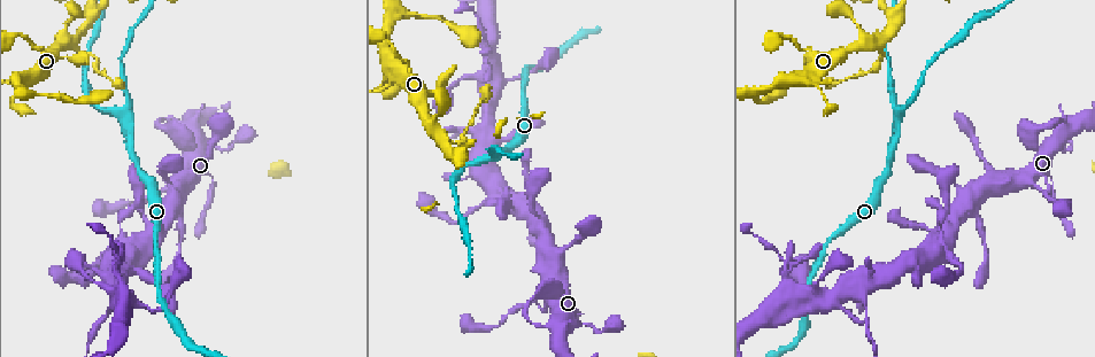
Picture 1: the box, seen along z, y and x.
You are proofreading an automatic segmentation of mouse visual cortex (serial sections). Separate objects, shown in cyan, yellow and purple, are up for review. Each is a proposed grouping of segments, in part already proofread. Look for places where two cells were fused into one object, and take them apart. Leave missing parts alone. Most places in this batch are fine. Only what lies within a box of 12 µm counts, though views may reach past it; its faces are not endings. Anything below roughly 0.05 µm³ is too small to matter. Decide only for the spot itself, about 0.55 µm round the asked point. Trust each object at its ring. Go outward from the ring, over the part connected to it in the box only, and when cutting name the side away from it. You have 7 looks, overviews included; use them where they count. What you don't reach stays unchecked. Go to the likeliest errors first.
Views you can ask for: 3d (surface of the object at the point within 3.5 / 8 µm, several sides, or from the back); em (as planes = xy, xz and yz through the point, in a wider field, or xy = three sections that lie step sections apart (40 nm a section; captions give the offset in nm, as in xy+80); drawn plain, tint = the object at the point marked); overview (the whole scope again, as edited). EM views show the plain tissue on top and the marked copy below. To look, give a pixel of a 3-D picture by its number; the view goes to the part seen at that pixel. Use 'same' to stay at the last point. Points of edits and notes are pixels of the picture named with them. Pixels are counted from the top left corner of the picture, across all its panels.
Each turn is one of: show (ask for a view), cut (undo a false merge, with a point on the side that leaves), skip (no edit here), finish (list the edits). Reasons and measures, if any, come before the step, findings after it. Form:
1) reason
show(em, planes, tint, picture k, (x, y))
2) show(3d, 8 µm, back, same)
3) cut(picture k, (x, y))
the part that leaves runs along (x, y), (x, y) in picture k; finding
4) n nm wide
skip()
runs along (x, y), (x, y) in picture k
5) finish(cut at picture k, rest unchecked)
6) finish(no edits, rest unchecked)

show(em, xy, step 3, tint, picture 1, (898, 128))

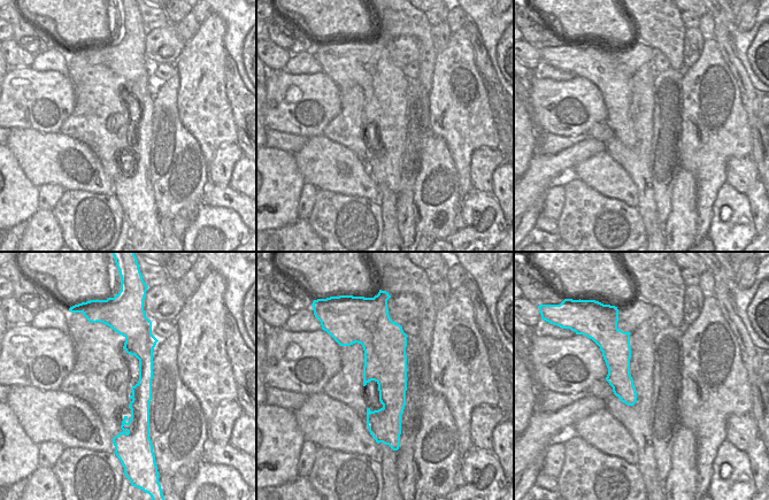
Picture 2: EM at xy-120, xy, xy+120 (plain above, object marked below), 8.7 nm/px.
wider look
show(3d, 3.5 µm, same)

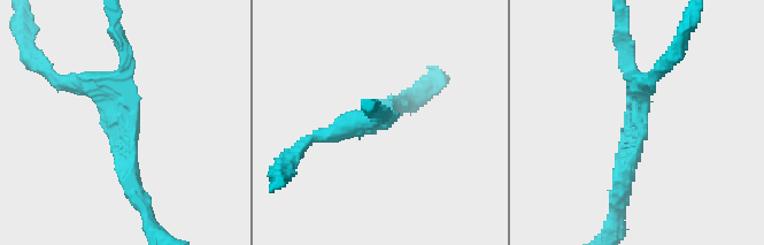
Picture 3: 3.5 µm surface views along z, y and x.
arms of 200, 250, 300 nm
skip()
runs along (376, 321), (391, 375), (394, 440) in picture 2; continuous, no second cell

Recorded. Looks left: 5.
sharp bend
show(3d, 3.5 µm, picture 1, (882, 59))

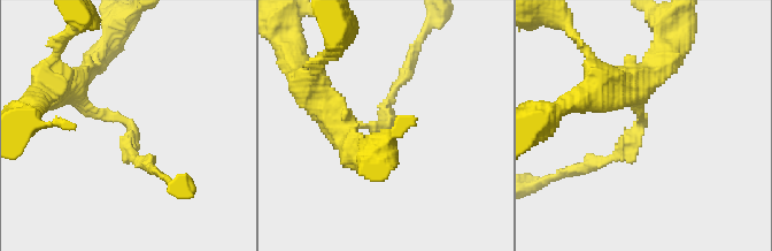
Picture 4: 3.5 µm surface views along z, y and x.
arms of 150, 300 nm; now the EM
show(em, xy, step 1, tint, picture 4, (385, 123))

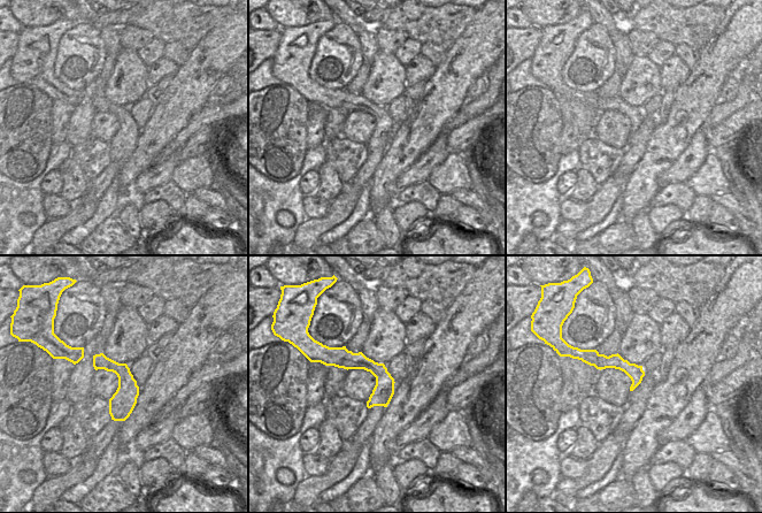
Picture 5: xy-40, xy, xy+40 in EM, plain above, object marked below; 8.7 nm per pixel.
show(em, xy, step 3, tint, same)

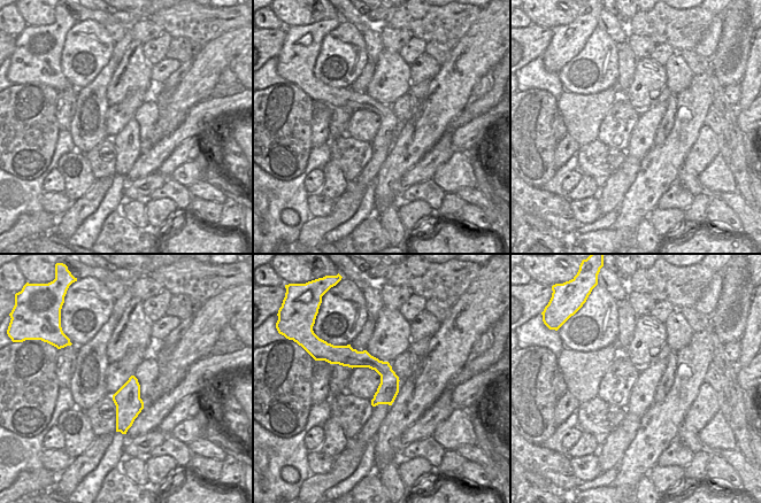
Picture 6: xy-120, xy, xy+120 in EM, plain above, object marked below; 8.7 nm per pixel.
skip()
runs along (625, 84), (640, 113), (631, 149), (593, 162) in picture 4; all the same cell

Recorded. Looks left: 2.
show(3d, 3.5 µm, picture 1, (174, 191))

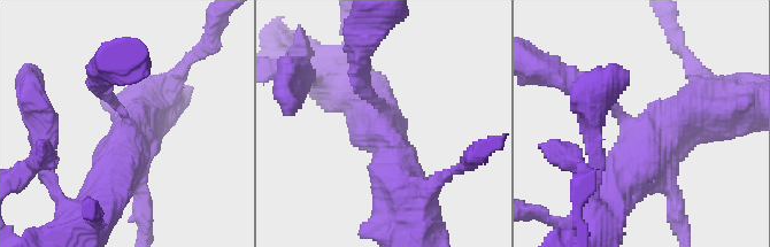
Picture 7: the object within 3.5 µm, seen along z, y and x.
4 arms; arms of 150, 200, 450, 600 nm
show(em, xy, step 3, tint, picture 7, (628, 126))

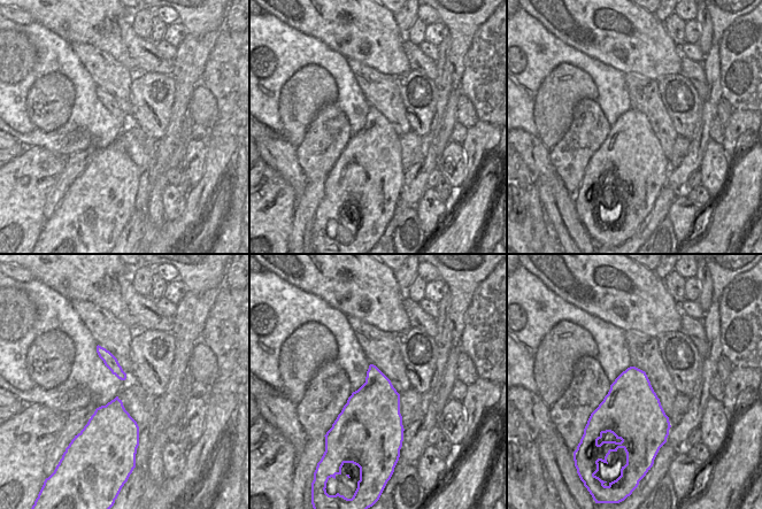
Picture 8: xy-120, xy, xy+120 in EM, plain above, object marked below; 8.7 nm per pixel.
skip()
continuous, no second cell

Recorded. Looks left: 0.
finish(no edits, rest unchecked)

